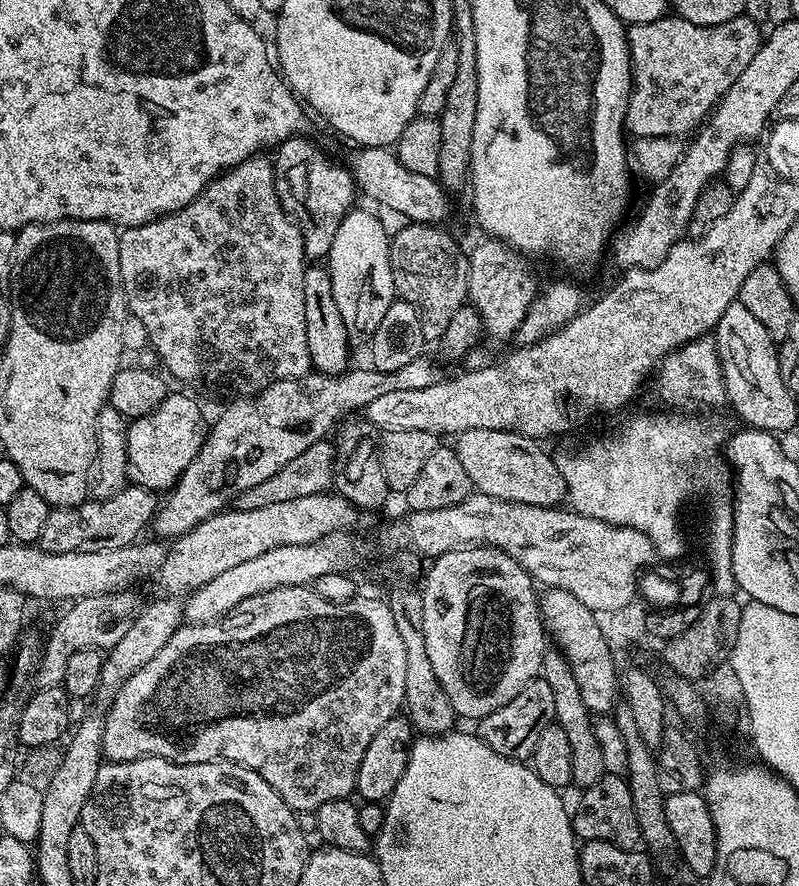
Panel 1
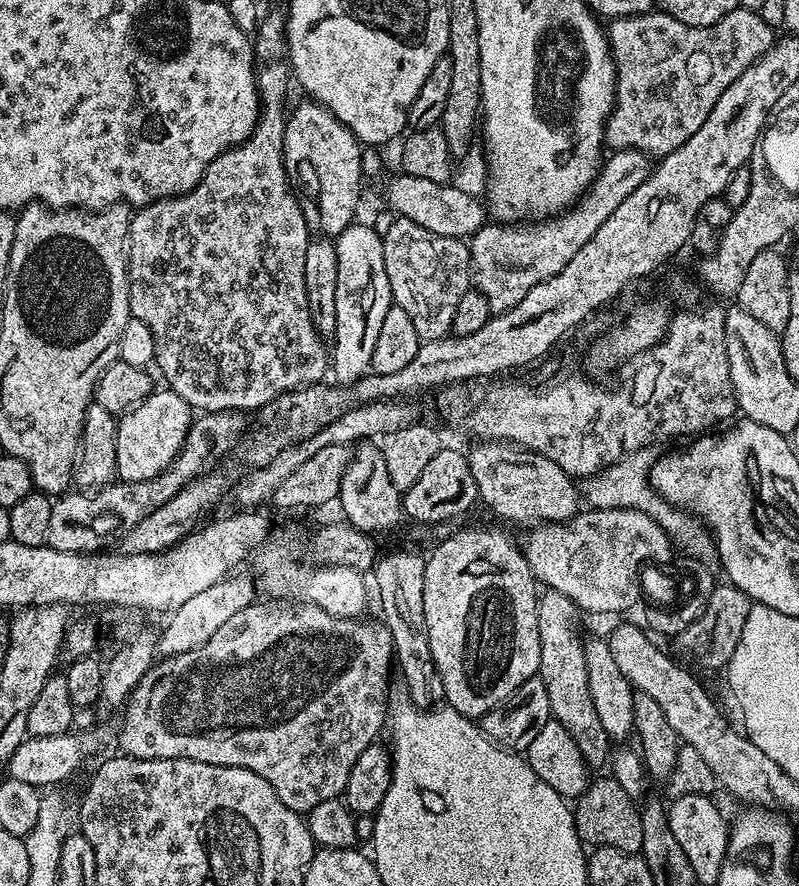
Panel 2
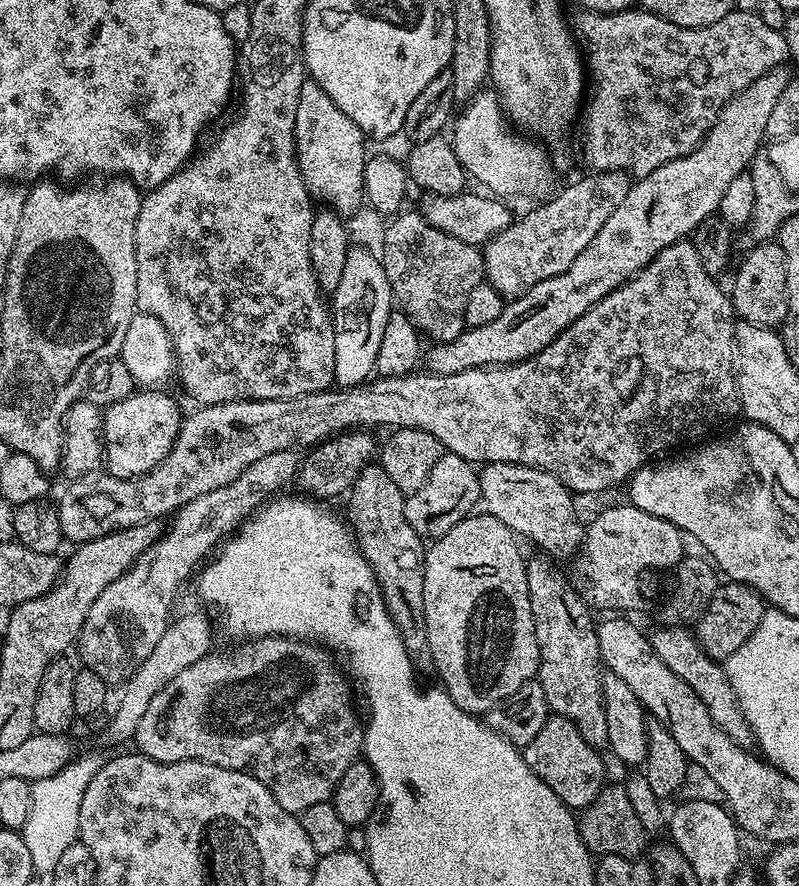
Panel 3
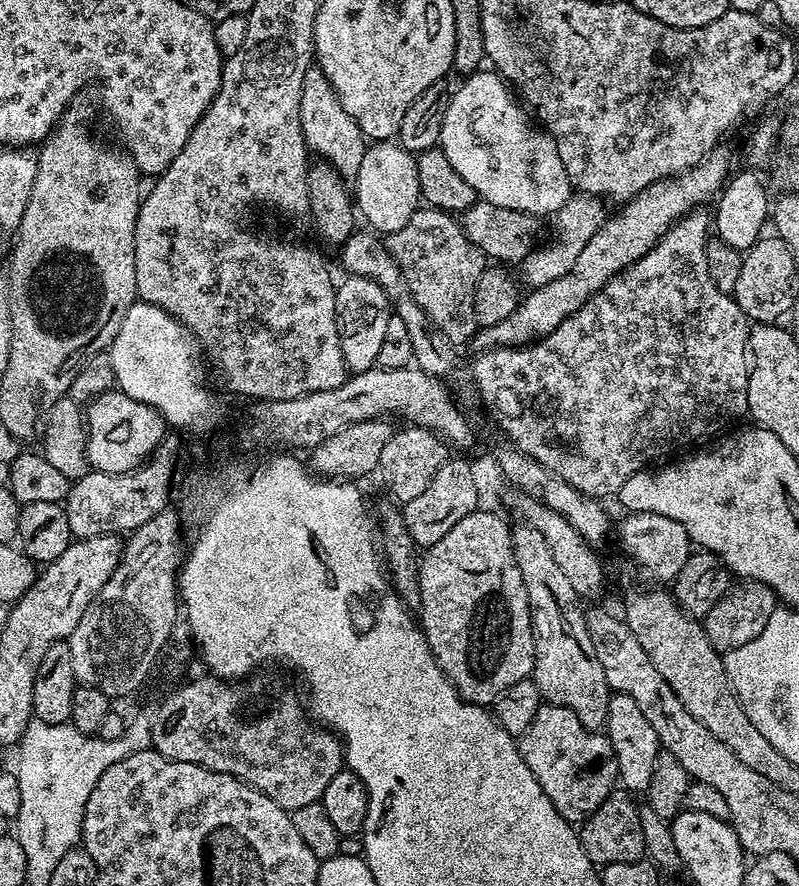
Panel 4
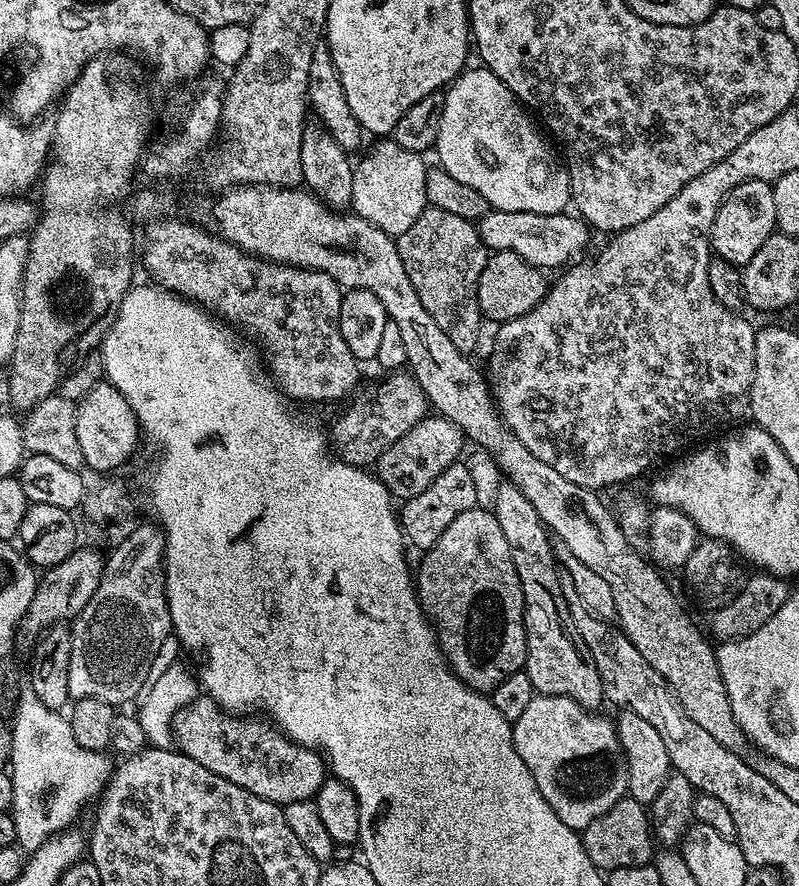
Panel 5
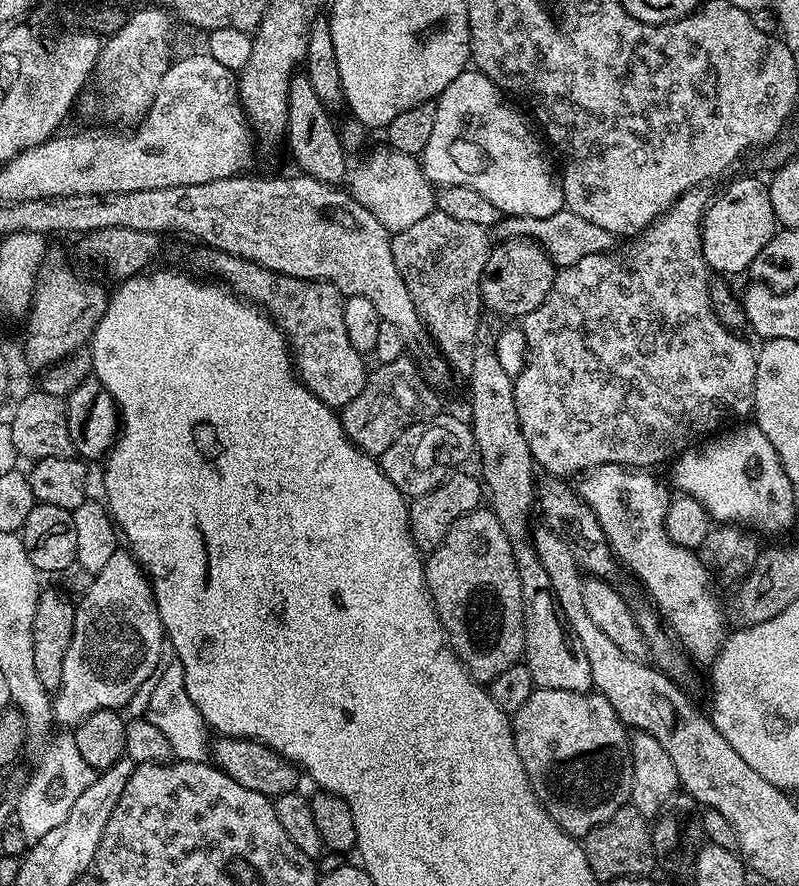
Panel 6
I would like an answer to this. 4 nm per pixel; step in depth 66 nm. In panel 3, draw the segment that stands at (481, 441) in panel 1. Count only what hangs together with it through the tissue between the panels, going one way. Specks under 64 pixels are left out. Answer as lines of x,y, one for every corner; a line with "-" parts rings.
485,463
480,472
480,494
483,503
488,503
487,515
506,522
517,537
533,540
549,557
573,557
584,542
585,525
576,521
573,492
546,470
525,464

